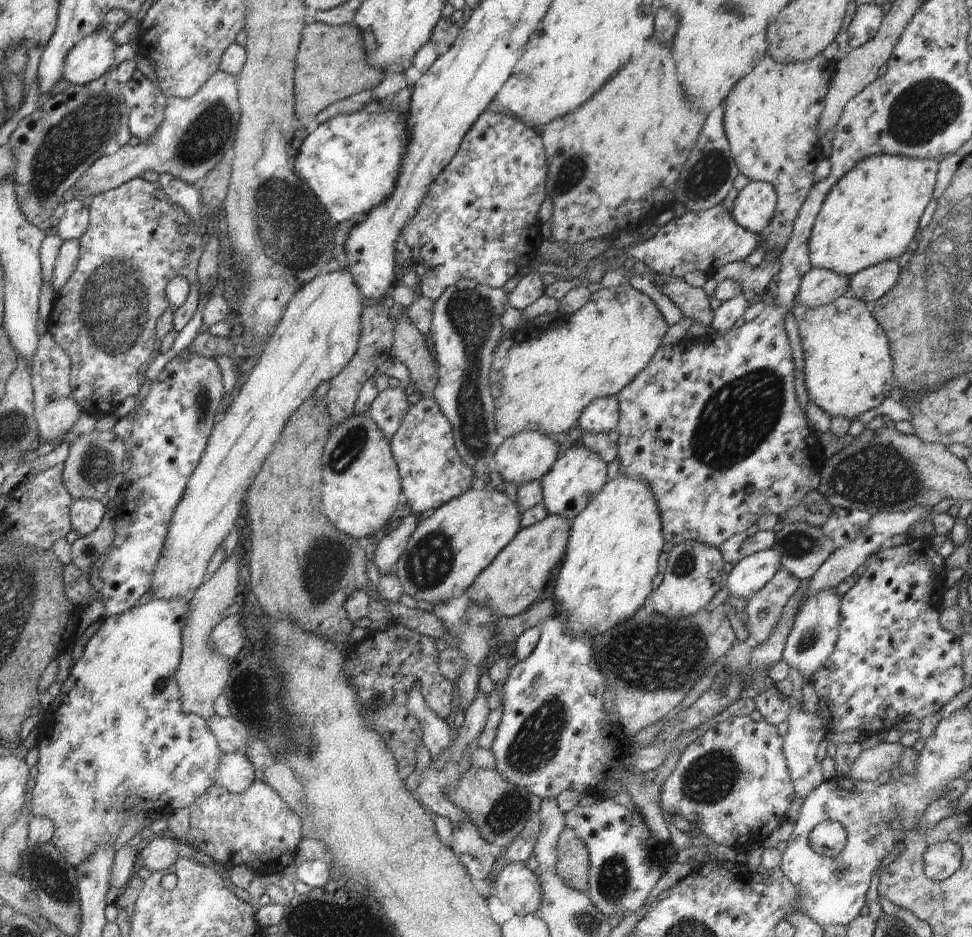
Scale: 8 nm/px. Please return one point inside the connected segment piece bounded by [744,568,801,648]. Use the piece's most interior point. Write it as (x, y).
(764, 609)

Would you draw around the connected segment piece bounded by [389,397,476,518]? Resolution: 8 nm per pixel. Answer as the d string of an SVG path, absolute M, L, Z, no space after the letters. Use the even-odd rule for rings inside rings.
M422 398L408 408L398 432L389 442L401 479L402 500L421 518L471 489L476 478L474 470L460 459L452 430L450 420L442 414L436 400Z

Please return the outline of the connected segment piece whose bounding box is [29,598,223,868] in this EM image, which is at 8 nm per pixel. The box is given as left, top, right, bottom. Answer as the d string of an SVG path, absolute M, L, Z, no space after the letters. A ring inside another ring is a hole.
M168 598L167 600L153 599L148 604L138 605L123 614L102 619L98 632L86 644L82 658L75 662L70 675L62 683L60 694L43 712L36 746L39 752L38 764L36 764L38 774L31 781L32 800L29 808L32 810L32 816L44 816L52 820L55 829L52 844L58 848L62 858L74 868L80 866L84 860L88 860L88 856L92 856L98 848L102 850L102 846L114 844L120 834L120 828L132 816L138 816L140 812L145 817L154 812L170 816L174 811L192 807L198 796L202 796L210 786L214 785L214 778L218 774L218 764L223 753L218 747L214 734L207 729L206 720L196 714L182 712L181 695L175 680L176 670L181 662L182 628L186 625L188 614L190 614L190 604L186 598Z

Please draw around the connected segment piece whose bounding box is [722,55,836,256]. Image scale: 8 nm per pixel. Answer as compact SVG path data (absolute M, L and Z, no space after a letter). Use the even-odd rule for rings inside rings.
M823 55L816 56L806 62L784 64L770 56L766 56L750 74L738 80L722 104L724 119L722 120L725 136L728 140L732 157L740 174L750 181L763 181L770 184L776 192L777 202L774 216L770 224L758 234L760 244L766 242L766 254L774 247L788 244L794 222L802 204L806 201L814 182L814 170L823 158L820 145L820 118L826 106L826 96L834 75L835 61L826 60Z

